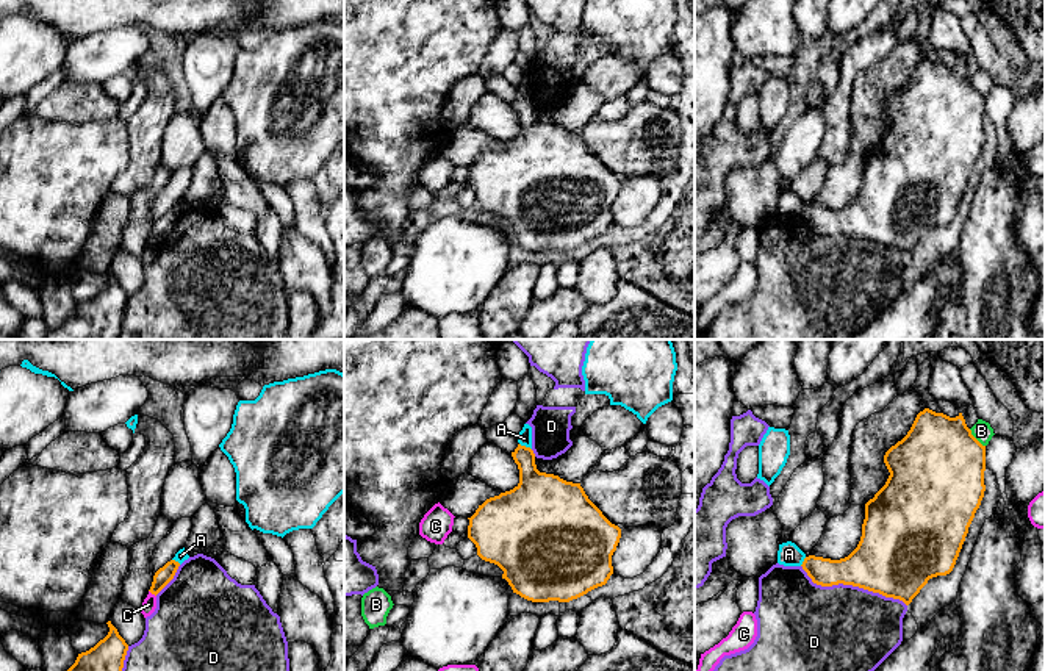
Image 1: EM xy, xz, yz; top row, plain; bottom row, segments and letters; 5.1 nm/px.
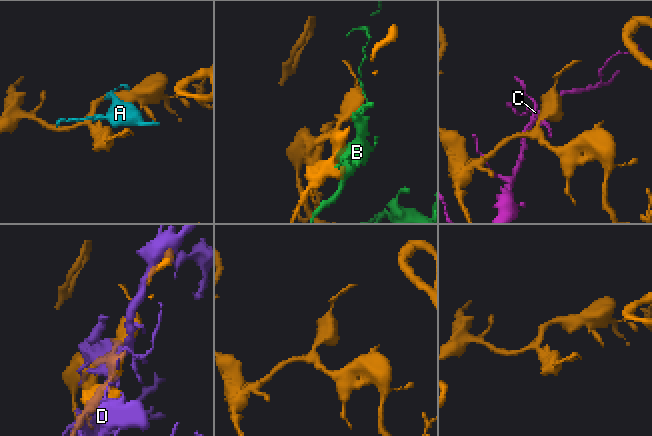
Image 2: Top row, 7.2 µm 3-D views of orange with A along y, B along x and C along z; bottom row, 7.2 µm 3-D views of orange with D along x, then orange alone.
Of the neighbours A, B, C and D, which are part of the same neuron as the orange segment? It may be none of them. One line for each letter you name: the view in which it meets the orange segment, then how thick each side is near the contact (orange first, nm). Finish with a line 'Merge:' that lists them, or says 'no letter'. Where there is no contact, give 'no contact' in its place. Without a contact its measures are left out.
Merge: no letter

